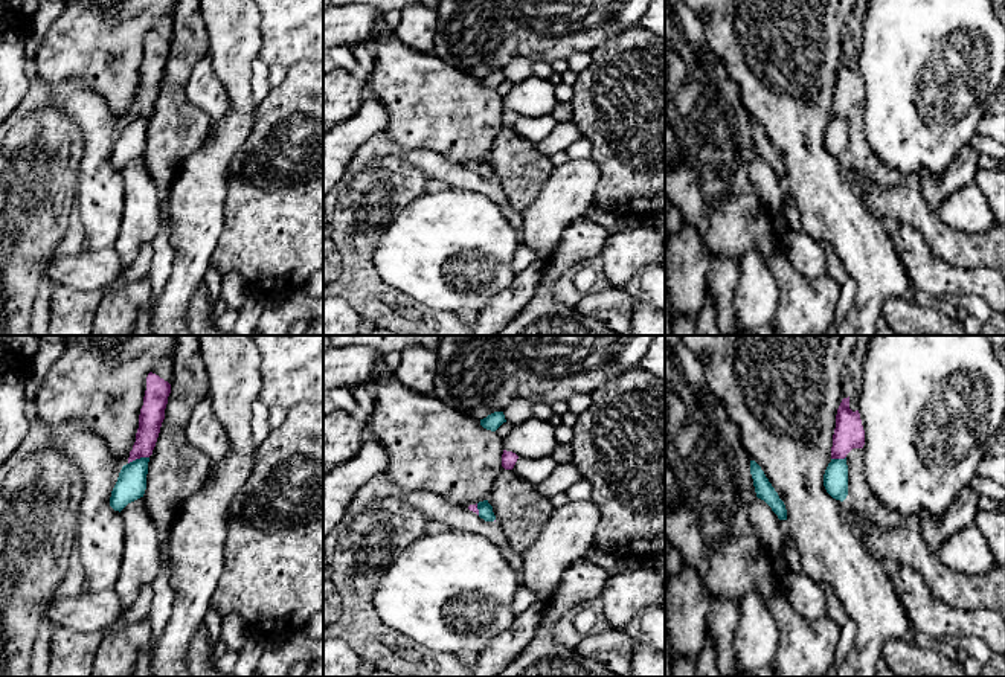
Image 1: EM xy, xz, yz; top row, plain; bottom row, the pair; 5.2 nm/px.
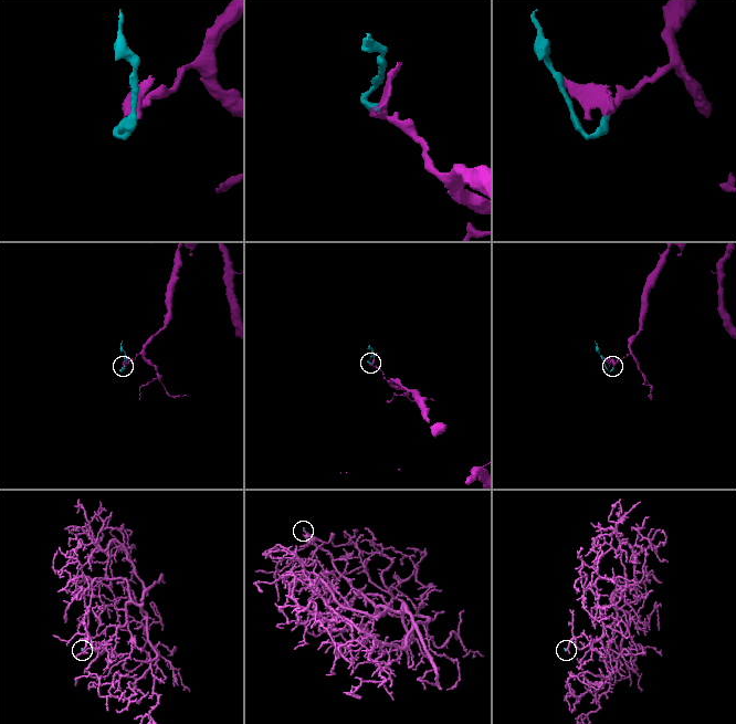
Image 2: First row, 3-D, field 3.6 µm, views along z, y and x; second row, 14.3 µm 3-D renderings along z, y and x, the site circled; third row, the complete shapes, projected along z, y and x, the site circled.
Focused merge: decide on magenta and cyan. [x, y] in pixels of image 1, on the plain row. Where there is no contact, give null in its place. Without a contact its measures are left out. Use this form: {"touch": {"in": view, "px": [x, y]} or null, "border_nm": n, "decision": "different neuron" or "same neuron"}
{"touch": {"in": "xy", "px": [138, 116]}, "border_nm": 120, "decision": "same neuron"}

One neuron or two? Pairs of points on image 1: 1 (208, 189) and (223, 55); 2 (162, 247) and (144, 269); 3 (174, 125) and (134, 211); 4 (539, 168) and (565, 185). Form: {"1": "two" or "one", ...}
{"1": "one", "2": "two", "3": "two", "4": "two"}

